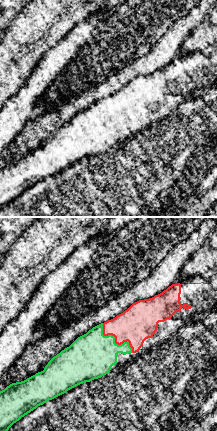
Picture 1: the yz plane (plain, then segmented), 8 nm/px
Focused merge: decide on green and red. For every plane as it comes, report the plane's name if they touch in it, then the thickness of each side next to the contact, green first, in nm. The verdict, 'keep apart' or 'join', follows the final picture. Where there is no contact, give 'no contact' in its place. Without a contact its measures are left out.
contact in yz; calibres 360 and 300 nm

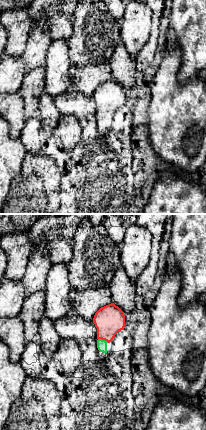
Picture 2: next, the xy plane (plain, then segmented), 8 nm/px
contact in xy; calibres 80 and 240 nm

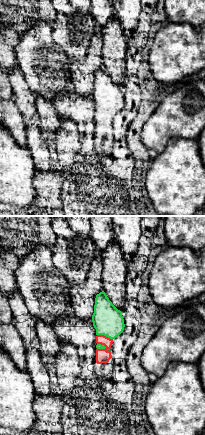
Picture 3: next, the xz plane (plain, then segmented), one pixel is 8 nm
contact in xz; calibres 240 and 110 nm

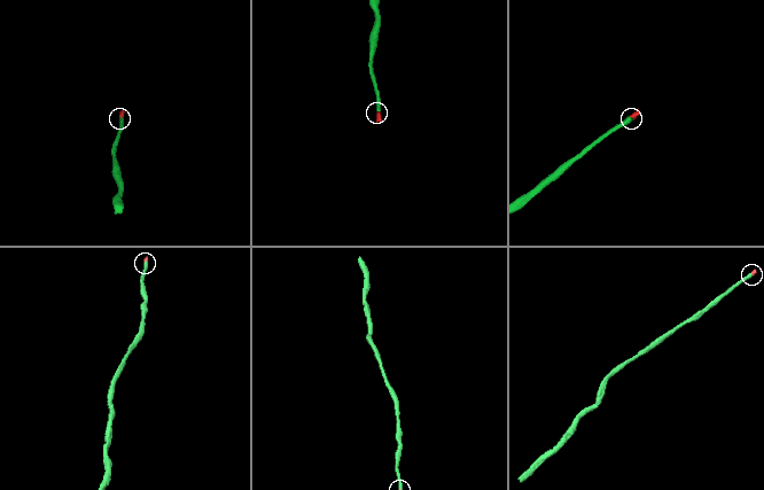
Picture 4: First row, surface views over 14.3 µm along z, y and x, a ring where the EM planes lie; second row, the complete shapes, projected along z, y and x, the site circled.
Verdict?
join

